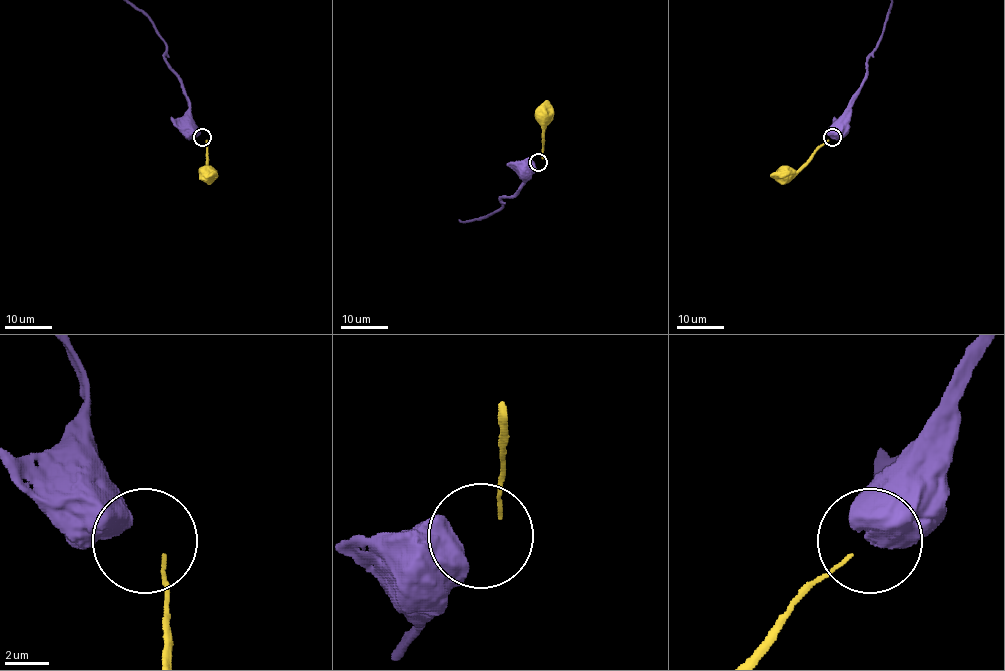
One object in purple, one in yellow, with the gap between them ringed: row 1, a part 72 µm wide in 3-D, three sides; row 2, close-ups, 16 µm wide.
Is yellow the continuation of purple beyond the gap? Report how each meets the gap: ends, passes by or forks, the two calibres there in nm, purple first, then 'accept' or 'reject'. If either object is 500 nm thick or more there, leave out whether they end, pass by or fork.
900/170 nm | reject

